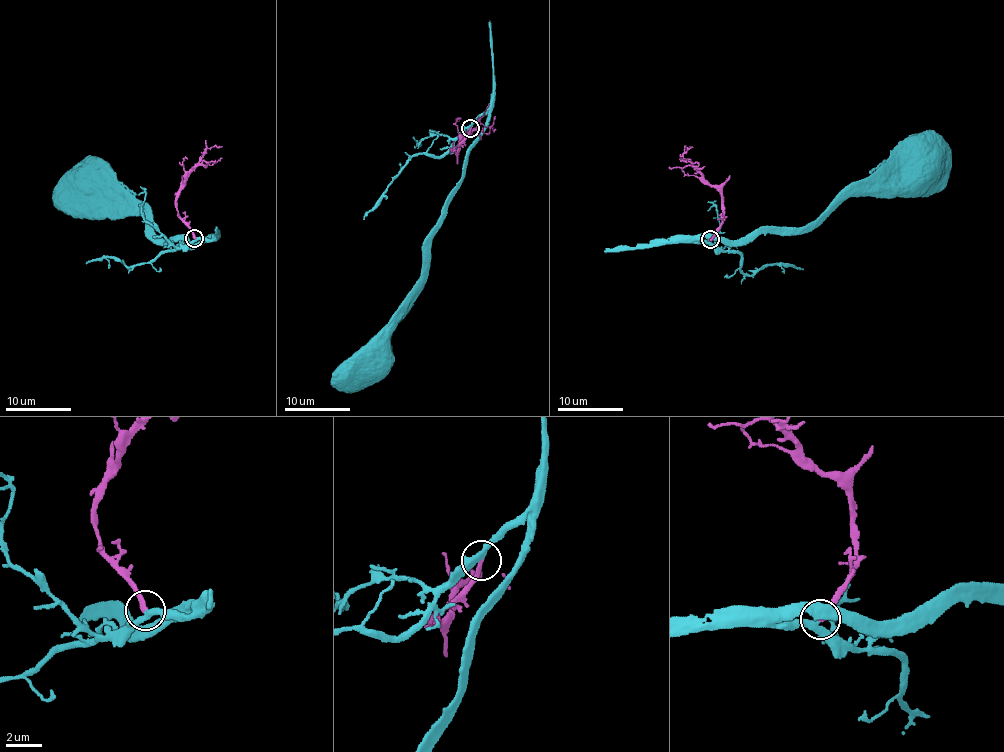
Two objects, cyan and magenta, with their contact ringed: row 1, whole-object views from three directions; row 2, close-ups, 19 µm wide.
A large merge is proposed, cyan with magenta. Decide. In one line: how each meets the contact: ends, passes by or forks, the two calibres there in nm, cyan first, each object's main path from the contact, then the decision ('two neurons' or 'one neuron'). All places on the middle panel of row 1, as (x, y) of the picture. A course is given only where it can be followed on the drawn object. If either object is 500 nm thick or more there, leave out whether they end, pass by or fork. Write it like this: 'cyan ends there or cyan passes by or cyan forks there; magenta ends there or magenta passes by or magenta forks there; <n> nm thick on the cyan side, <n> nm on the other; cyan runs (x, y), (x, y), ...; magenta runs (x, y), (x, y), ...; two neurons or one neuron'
cyan passes by; magenta ends there; 280 nm thick on the cyan side, 280 nm on the other; cyan runs (470, 128), (488, 115), (404, 313), (387, 334), (387, 356), (372, 368); magenta runs (470, 128), (451, 151), (459, 147), (459, 141), (480, 121), (496, 129); one neuron

